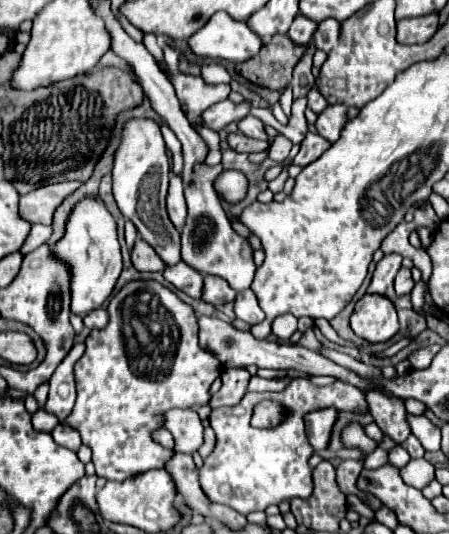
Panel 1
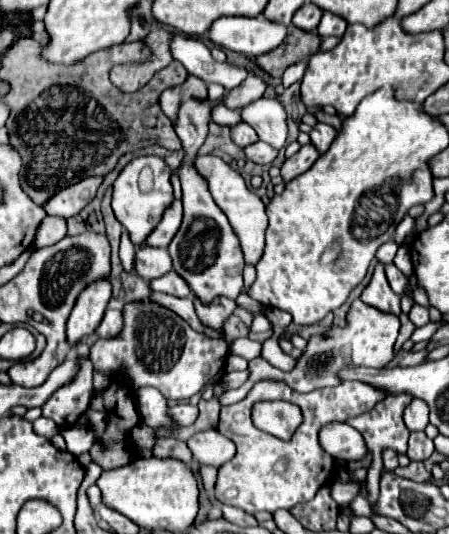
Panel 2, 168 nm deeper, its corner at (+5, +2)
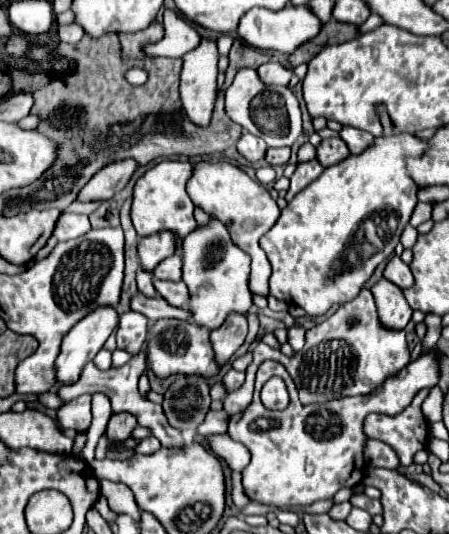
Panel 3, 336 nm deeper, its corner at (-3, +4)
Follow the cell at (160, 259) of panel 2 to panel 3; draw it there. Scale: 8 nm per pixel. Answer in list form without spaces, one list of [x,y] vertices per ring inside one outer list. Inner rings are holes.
[[[173,254],[173,256],[165,258],[165,260],[161,260],[155,266],[153,274],[159,280],[173,280],[173,282],[181,280],[181,256],[179,254]]]

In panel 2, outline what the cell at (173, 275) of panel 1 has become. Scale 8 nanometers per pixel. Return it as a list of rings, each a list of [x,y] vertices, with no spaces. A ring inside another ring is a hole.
[[[169,272],[165,274],[165,278],[157,278],[157,280],[151,280],[149,282],[149,288],[153,292],[165,292],[165,294],[171,294],[171,296],[177,296],[177,298],[187,298],[191,294],[189,286],[183,282],[181,276],[177,276],[177,272]]]

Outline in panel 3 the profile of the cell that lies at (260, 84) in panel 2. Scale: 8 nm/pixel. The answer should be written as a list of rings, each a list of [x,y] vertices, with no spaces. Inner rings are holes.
[[[267,62],[259,68],[259,78],[265,86],[271,86],[271,84],[277,84],[277,86],[287,86],[289,80],[291,80],[293,72],[285,66],[281,66],[279,62]]]

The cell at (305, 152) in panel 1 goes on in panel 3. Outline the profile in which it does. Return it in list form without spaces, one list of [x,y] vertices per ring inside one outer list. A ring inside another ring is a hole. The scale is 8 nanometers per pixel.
[[[313,158],[309,162],[299,162],[297,170],[291,176],[291,186],[289,186],[289,192],[287,192],[287,200],[291,200],[307,184],[311,184],[315,178],[319,178],[321,172],[323,172],[323,166],[321,166],[321,162],[317,158]]]

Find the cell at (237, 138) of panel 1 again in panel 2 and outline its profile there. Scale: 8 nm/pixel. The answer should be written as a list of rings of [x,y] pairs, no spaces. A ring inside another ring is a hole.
[[[255,142],[255,144],[247,146],[243,152],[245,152],[245,156],[247,156],[249,160],[253,160],[255,164],[271,164],[271,162],[277,158],[277,154],[279,154],[275,148],[271,148],[271,146],[265,144],[265,142]]]

